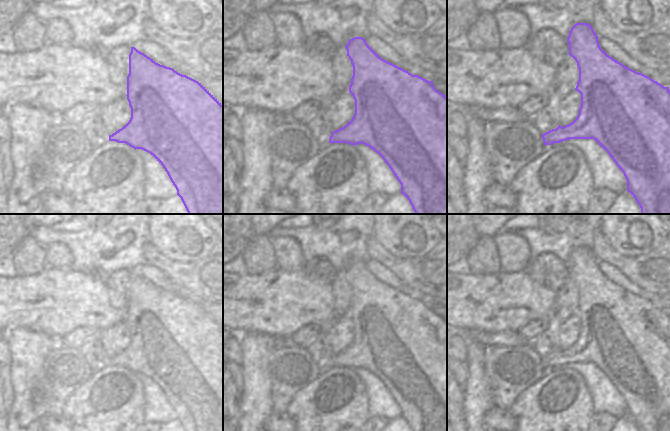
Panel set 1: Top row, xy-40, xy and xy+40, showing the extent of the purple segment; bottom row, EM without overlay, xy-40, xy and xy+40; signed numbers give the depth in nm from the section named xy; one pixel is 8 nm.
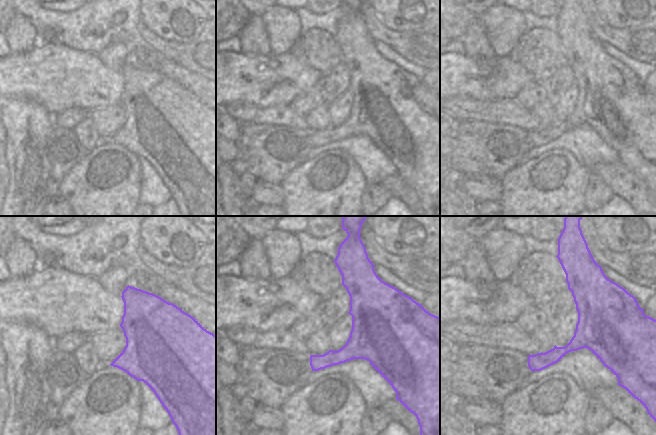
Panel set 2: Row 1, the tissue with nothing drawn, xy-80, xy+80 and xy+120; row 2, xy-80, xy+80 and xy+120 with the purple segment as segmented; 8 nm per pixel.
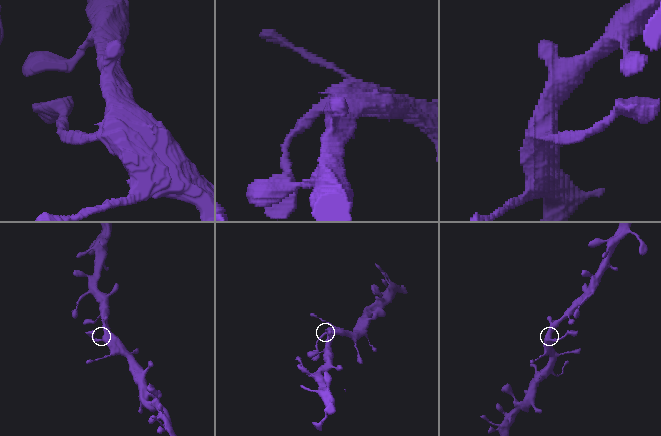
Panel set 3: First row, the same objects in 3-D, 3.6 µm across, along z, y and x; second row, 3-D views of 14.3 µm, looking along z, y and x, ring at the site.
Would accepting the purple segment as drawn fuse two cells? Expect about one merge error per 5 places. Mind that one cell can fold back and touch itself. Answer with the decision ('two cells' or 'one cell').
one cell

